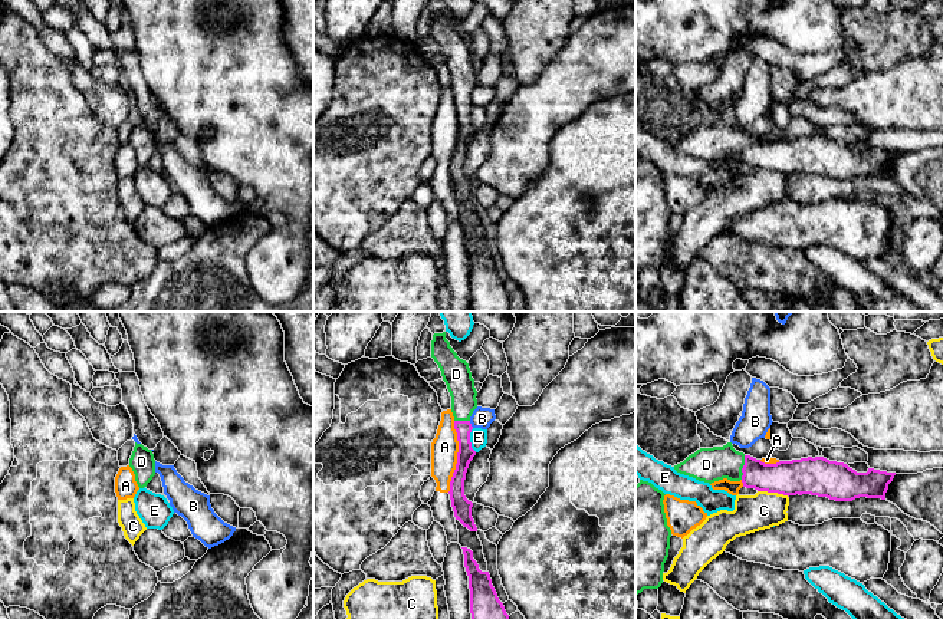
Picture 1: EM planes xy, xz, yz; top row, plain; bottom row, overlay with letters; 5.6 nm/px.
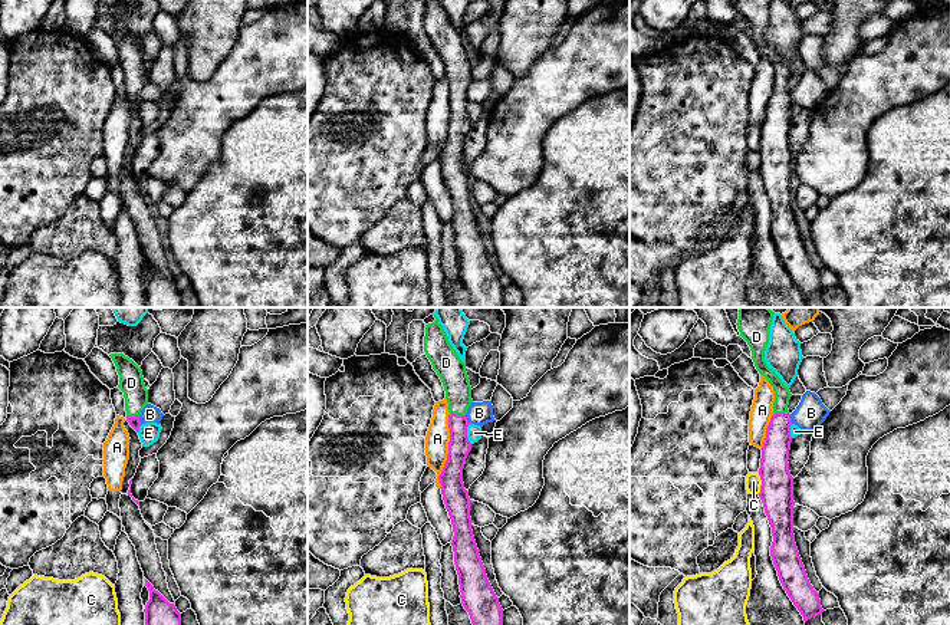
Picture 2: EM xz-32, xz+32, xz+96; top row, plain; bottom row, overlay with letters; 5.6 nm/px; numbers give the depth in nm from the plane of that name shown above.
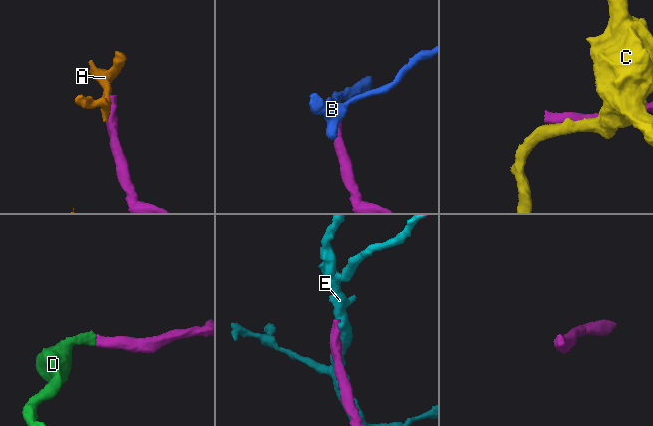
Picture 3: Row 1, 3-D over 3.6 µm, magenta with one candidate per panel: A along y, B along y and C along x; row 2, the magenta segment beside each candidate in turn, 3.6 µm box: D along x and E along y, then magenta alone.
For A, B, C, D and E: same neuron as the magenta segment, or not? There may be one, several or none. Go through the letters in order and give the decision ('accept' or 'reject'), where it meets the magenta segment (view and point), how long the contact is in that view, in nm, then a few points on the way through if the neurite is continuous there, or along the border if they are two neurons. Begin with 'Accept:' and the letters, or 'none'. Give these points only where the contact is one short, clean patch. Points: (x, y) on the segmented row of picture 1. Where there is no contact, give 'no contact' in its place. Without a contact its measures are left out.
Accept: D
A: reject | xz (457, 457) | 400 nm
B: reject | xz (470, 424) | 50 nm | along xz (469, 421), (473, 427)
C: reject | yz (774, 491) | 180 nm | along yz (758, 490), (779, 493), (788, 497)
D: accept | yz (743, 467) | 140 nm | across yz (785, 477), (761, 477), (743, 467), (706, 464)
E: reject | xz (469, 440) | 140 nm | along xz (472, 428), (470, 445), (476, 451)

